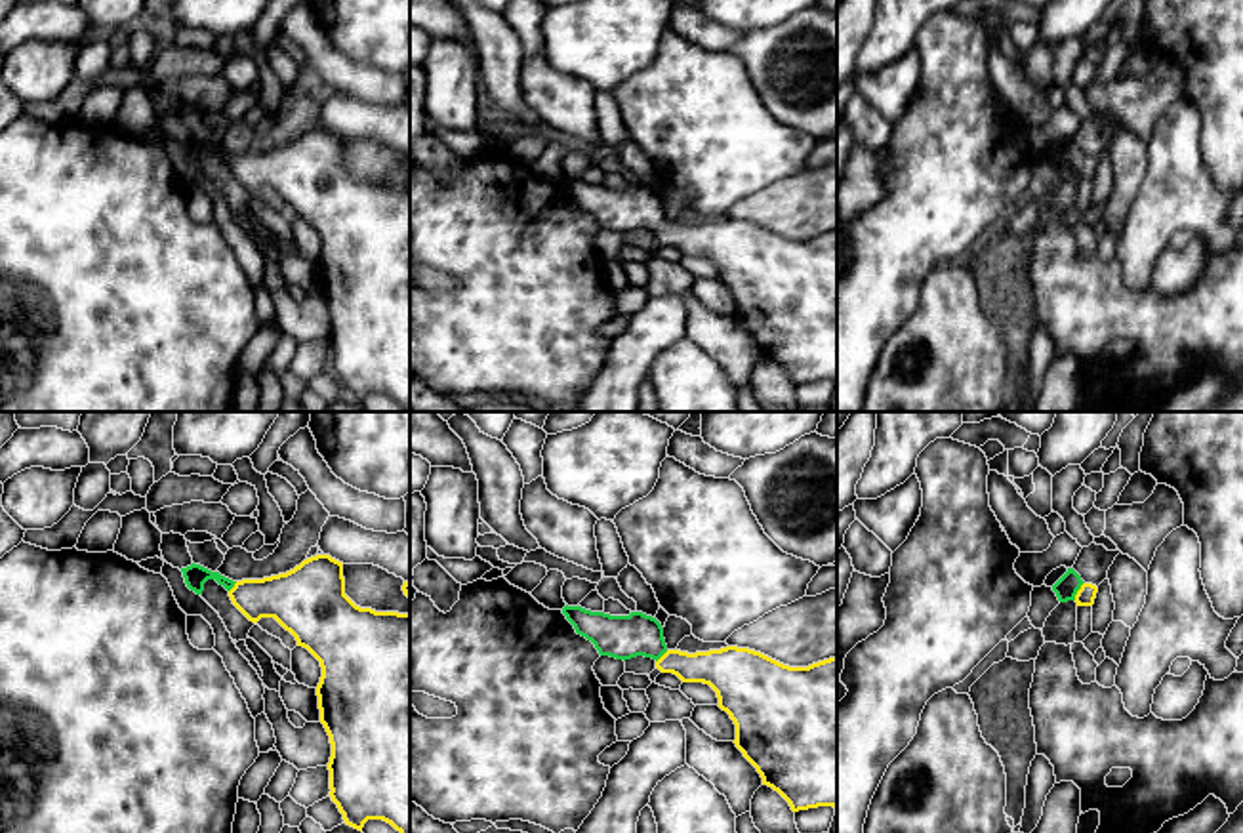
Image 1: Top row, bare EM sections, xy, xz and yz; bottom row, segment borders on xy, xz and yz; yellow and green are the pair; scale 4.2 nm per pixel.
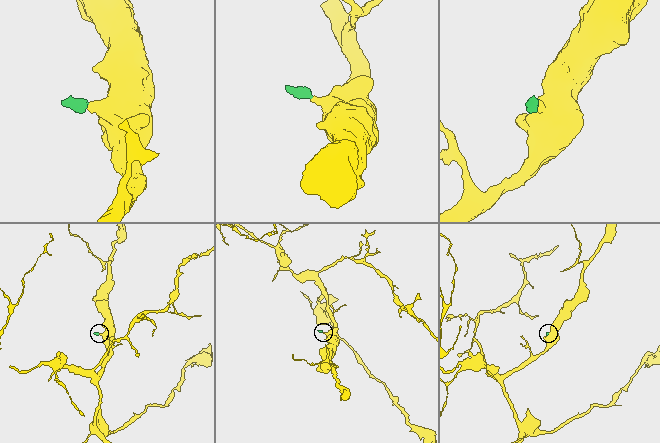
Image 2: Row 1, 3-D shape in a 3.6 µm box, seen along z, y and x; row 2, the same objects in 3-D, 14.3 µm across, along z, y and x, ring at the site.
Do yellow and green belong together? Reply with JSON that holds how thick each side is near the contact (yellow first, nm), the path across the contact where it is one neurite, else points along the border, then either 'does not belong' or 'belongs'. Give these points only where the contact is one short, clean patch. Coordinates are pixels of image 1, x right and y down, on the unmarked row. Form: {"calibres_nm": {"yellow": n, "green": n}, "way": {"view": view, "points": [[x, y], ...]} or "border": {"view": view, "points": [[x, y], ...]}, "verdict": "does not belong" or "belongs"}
{"calibres_nm": {"yellow": 80, "green": 100}, "way": {"view": "yz", "points": [[1087, 166], [1078, 164], [1066, 161]]}, "verdict": "belongs"}

